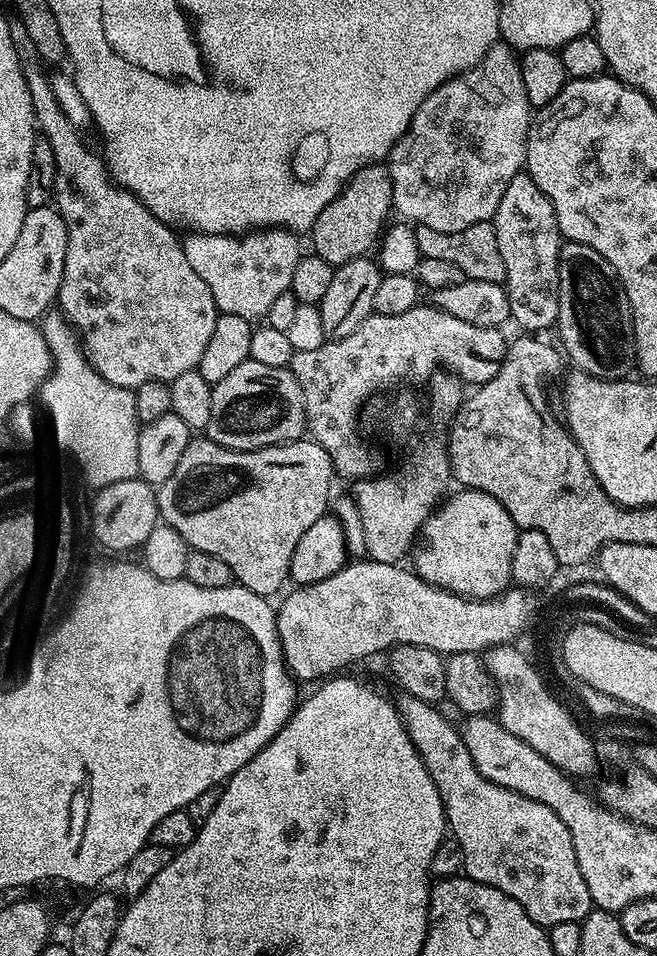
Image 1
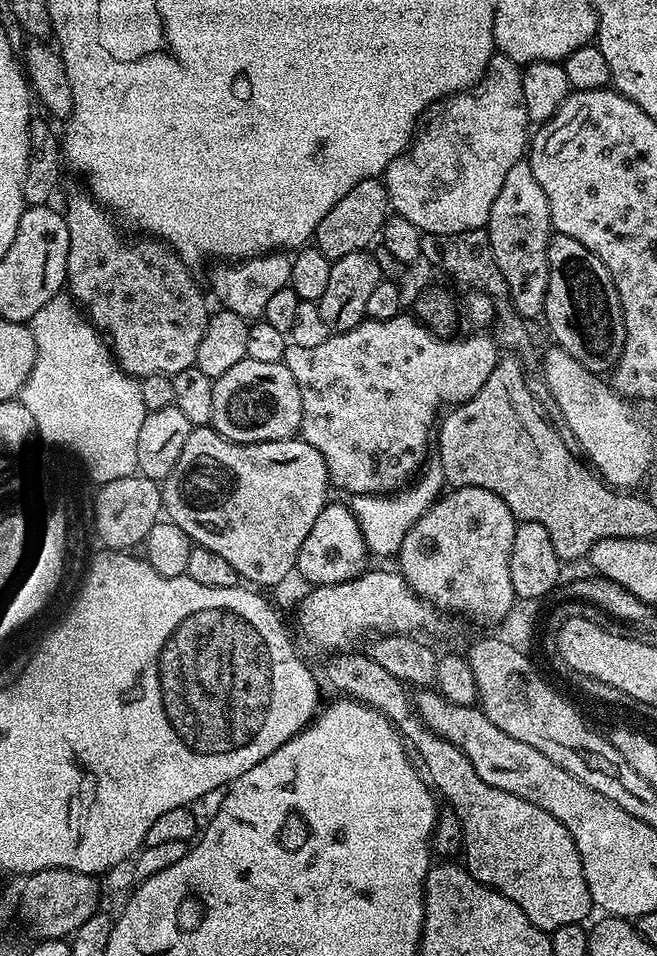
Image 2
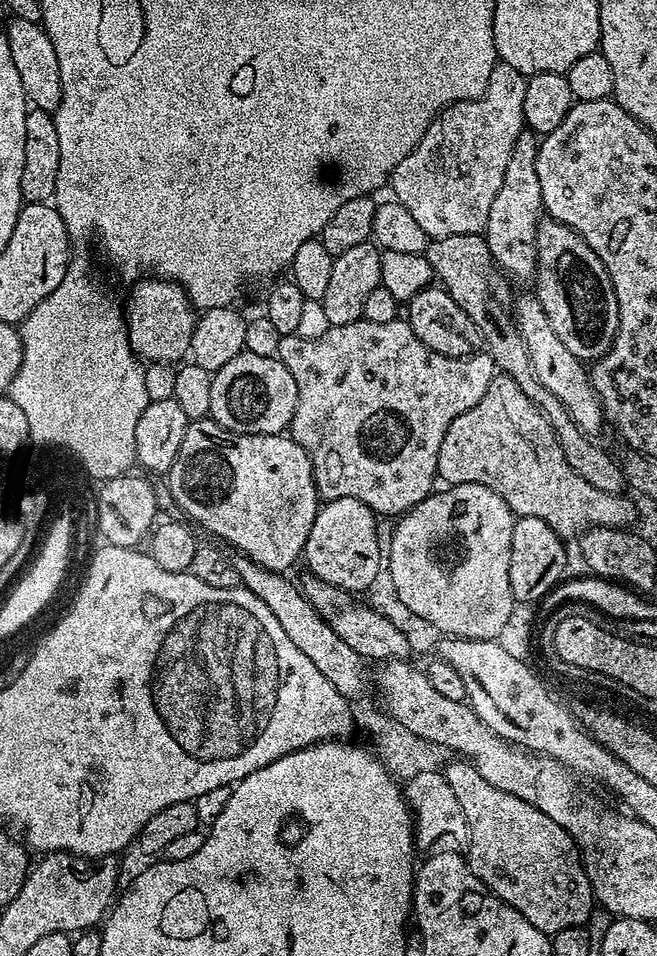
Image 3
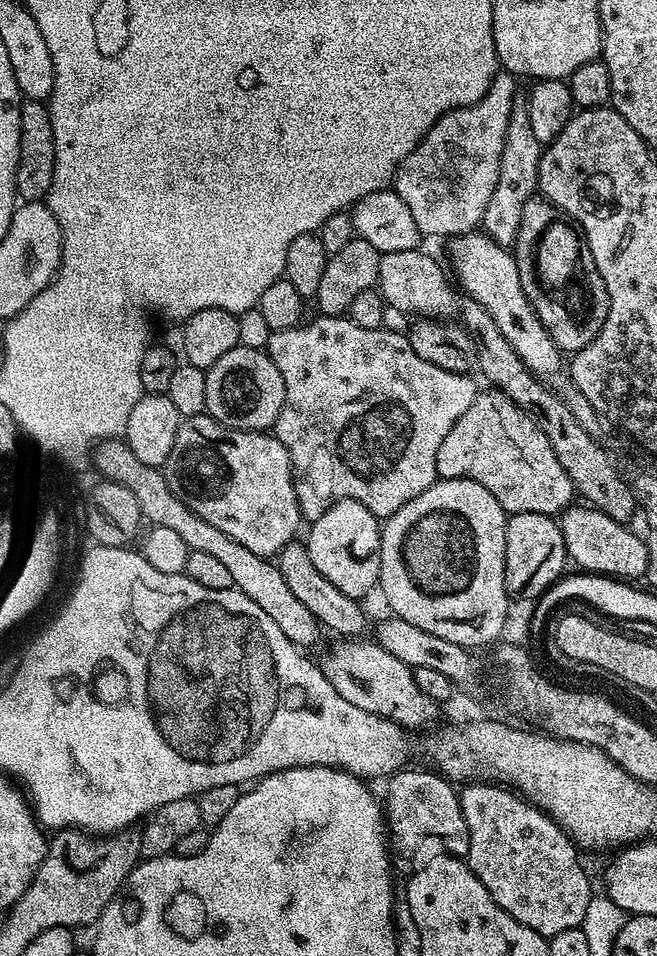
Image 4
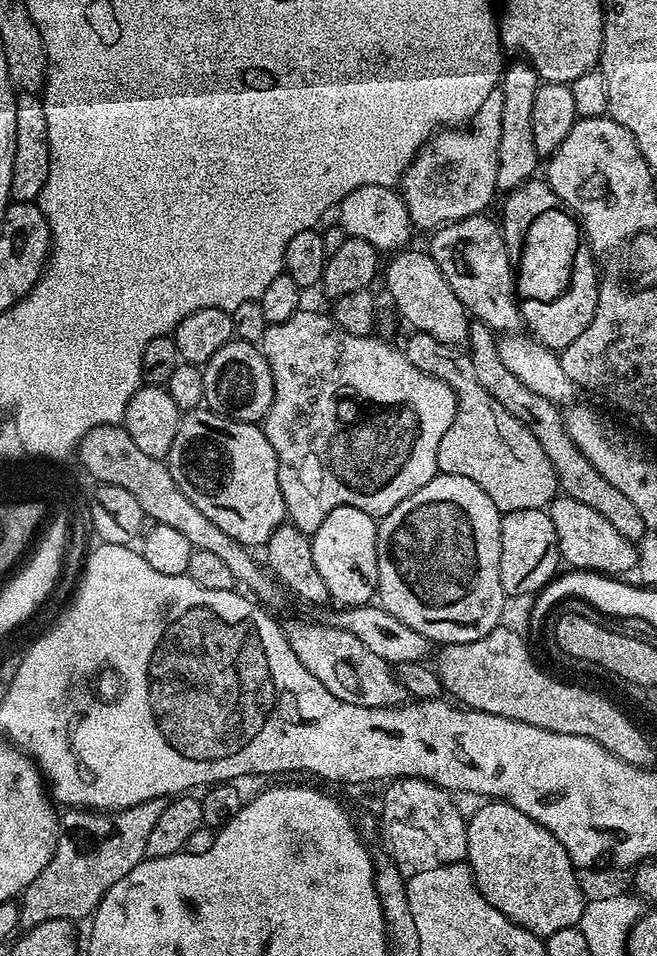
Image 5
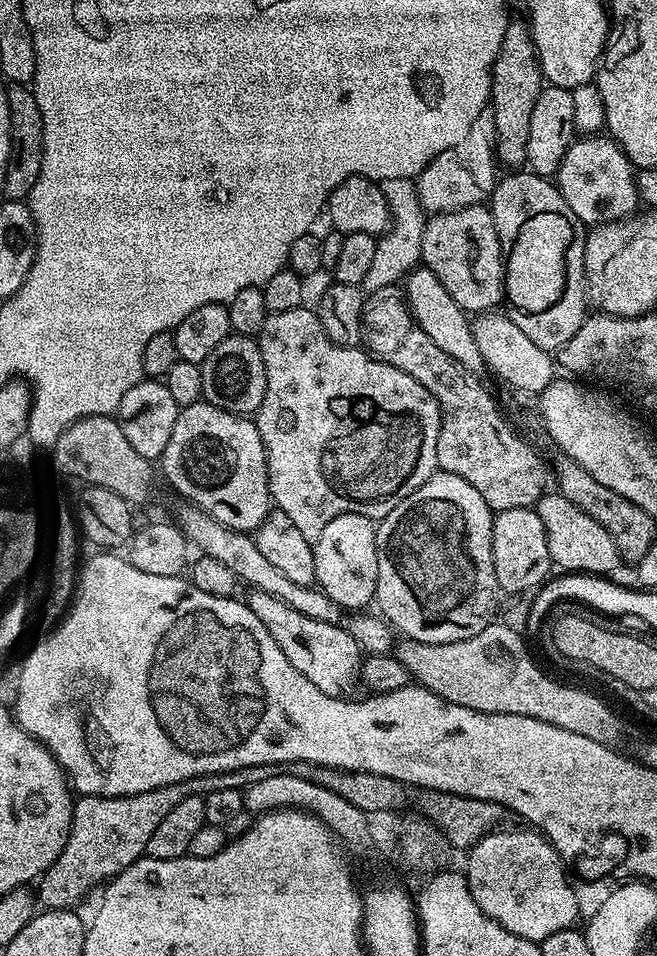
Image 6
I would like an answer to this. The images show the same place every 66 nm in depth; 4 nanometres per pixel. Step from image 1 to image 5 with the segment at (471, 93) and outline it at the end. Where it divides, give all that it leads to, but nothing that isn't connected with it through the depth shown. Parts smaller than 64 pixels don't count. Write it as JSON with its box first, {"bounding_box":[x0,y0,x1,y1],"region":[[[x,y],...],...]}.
{"bounding_box":[402,87,502,230],"region":[[[500,87],[486,97],[486,102],[482,102],[482,106],[478,106],[478,110],[472,115],[471,121],[467,126],[449,126],[436,135],[431,136],[425,144],[420,147],[420,152],[410,162],[410,166],[404,171],[402,177],[402,195],[404,198],[404,205],[408,208],[408,216],[412,219],[413,225],[417,229],[428,228],[427,230],[435,230],[444,227],[445,224],[453,224],[462,218],[470,218],[471,216],[479,216],[485,211],[484,208],[492,200],[492,195],[497,195],[498,189],[496,187],[496,175],[498,174],[498,142],[502,138],[502,90]]]}

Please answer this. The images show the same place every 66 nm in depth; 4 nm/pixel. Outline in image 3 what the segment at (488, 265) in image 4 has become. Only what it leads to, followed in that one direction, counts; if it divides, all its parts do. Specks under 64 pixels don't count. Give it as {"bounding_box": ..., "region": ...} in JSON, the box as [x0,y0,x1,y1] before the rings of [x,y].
{"bounding_box":[514,294,606,434],"region":[[[535,294],[517,298],[514,319],[522,342],[526,342],[526,350],[530,354],[534,374],[538,374],[538,382],[542,382],[542,386],[546,386],[546,390],[550,390],[550,394],[554,394],[554,398],[558,398],[558,402],[568,408],[570,418],[574,418],[574,422],[583,432],[596,434],[600,427],[605,427],[606,421],[585,361],[570,354],[570,350],[562,346],[562,338],[554,334],[554,326],[550,326],[550,318],[546,318],[542,302],[538,302]]]}

